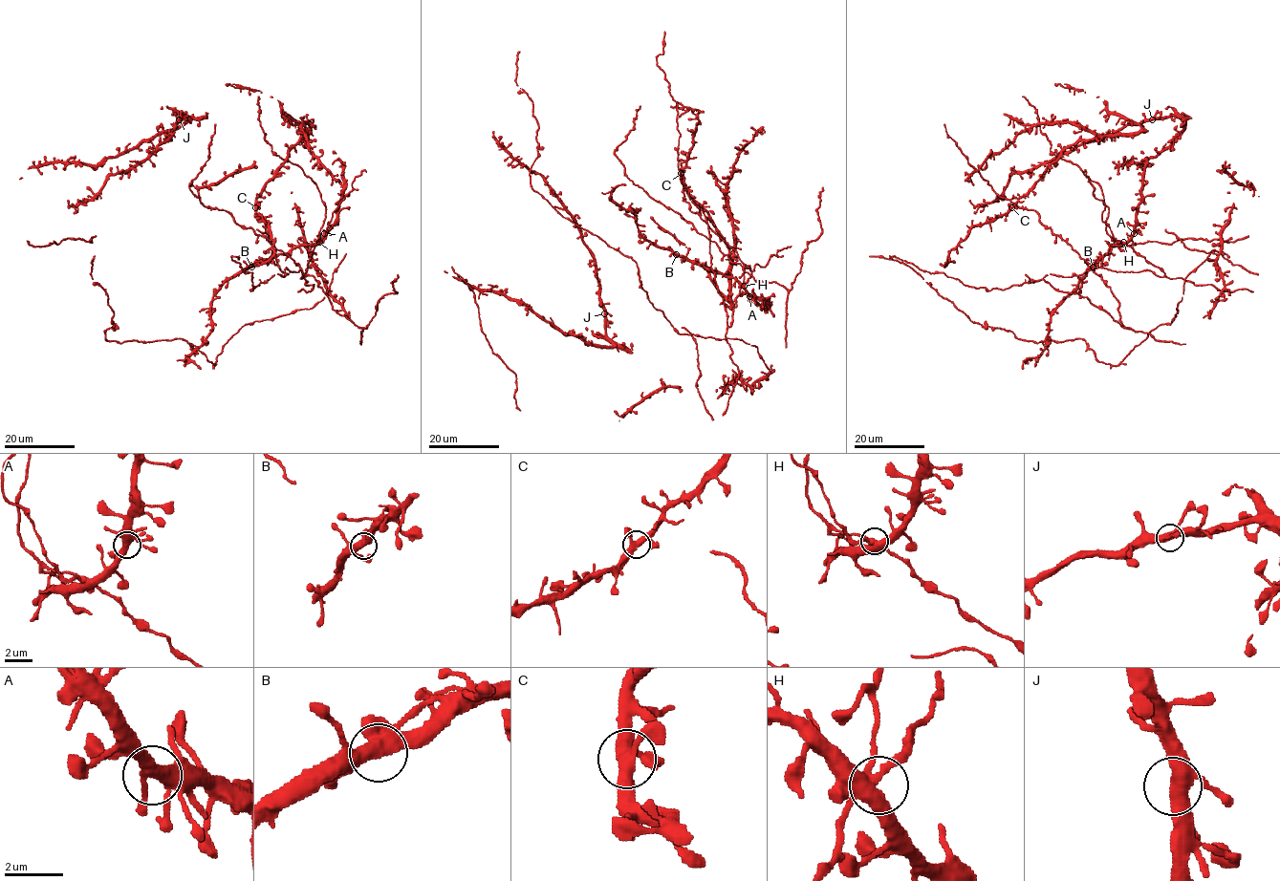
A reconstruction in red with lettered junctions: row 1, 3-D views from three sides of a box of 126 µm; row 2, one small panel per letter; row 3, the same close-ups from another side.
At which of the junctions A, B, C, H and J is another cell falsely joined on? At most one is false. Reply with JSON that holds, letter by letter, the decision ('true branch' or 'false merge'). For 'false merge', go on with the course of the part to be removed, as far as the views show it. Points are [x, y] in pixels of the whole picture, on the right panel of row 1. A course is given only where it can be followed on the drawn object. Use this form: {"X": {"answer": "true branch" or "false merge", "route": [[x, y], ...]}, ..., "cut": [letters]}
{"A": {"answer": "true branch"}, "B": {"answer": "true branch"}, "C": {"answer": "true branch"}, "H": {"answer": "true branch"}, "J": {"answer": "true branch"}, "cut": []}

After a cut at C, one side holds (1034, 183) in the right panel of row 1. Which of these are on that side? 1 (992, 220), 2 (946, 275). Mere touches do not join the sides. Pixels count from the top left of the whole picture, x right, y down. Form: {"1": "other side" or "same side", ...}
{"1": "other side", "2": "same side"}

